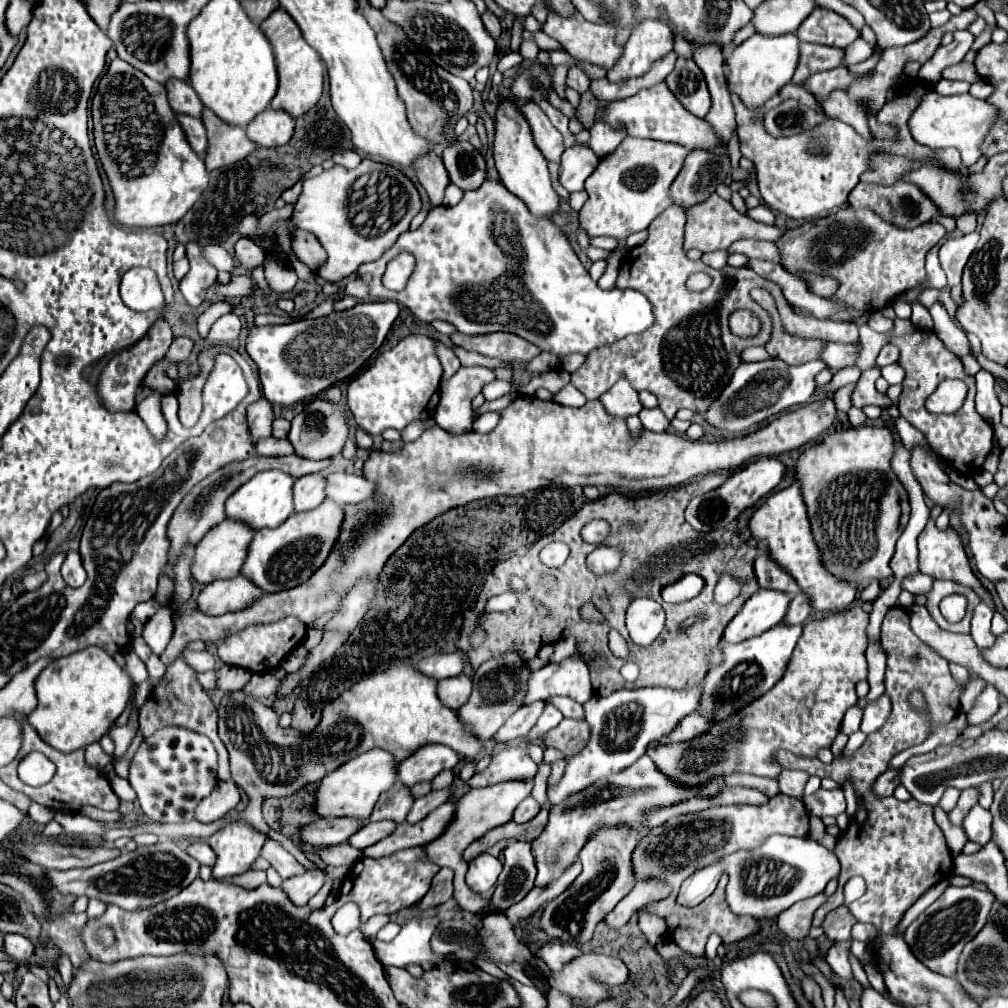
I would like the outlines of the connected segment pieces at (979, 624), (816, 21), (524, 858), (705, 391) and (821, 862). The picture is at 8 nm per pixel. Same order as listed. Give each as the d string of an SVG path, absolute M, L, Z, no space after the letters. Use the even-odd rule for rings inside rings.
M985 603L977 605L975 615L971 619L971 637L977 643L979 649L989 649L995 643L995 635L991 633L991 619L993 619L993 609Z
M817 7L817 11L813 11L805 23L801 23L797 35L807 43L845 49L859 37L859 31L843 15L825 7Z
M509 841L503 851L503 873L499 875L491 907L501 911L521 901L535 881L535 859L529 841Z
M679 206L667 207L651 225L649 225L649 239L635 247L629 249L629 255L625 255L625 259L621 261L621 269L619 269L619 277L617 277L617 287L619 289L637 289L643 295L647 295L647 299L653 305L653 313L655 313L655 325L651 327L651 331L643 331L641 335L629 335L625 339L621 339L619 343L613 343L613 347L603 347L603 351L593 351L591 357L587 357L587 363L575 371L571 375L571 383L587 397L587 399L597 399L599 395L603 395L605 391L609 391L613 387L615 381L619 379L627 379L631 383L631 387L635 391L647 389L651 391L657 399L659 399L659 409L665 413L667 419L673 419L675 413L681 407L687 407L695 413L705 411L705 407L709 407L709 403L713 403L713 399L721 393L721 387L725 387L725 383L729 383L733 371L737 369L737 363L741 363L741 351L749 345L765 345L765 339L769 339L769 329L771 329L771 317L749 299L749 291L759 285L771 291L771 295L775 297L777 309L781 313L783 319L783 327L791 333L797 335L801 339L821 339L821 341L837 341L837 343L857 343L857 327L851 323L837 323L837 321L817 321L813 317L801 317L797 313L793 313L793 307L787 303L787 299L783 297L781 289L777 283L763 279L761 275L757 275L755 271L751 271L749 267L723 267L723 269L711 269L706 266L701 259L693 261L687 259L687 255L683 253L684 227L686 223L686 215ZM693 273L705 273L711 277L711 285L703 291L689 291L687 289L687 279ZM737 309L749 309L753 311L757 317L761 317L761 331L753 337L739 337L729 329L729 315Z
M769 835L759 847L735 851L721 859L729 873L727 903L735 915L773 919L793 903L813 897L839 875L839 859L811 837Z

